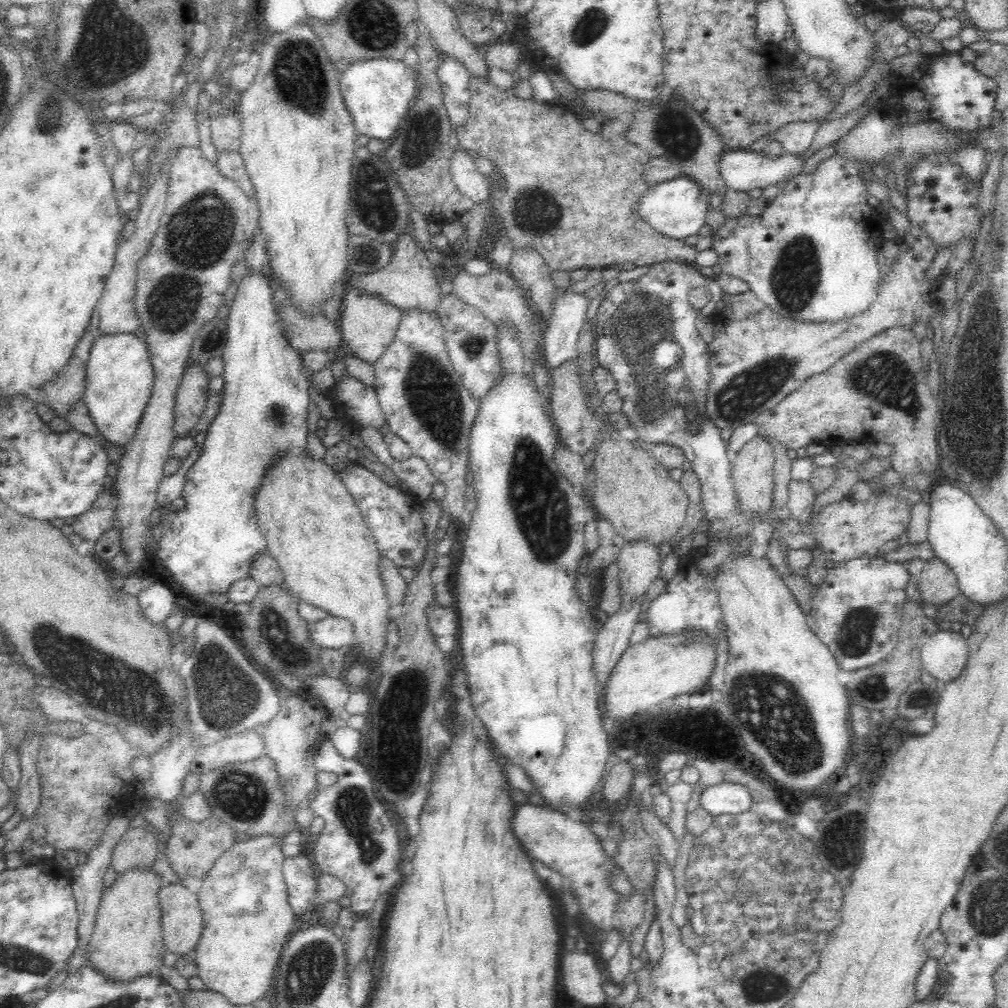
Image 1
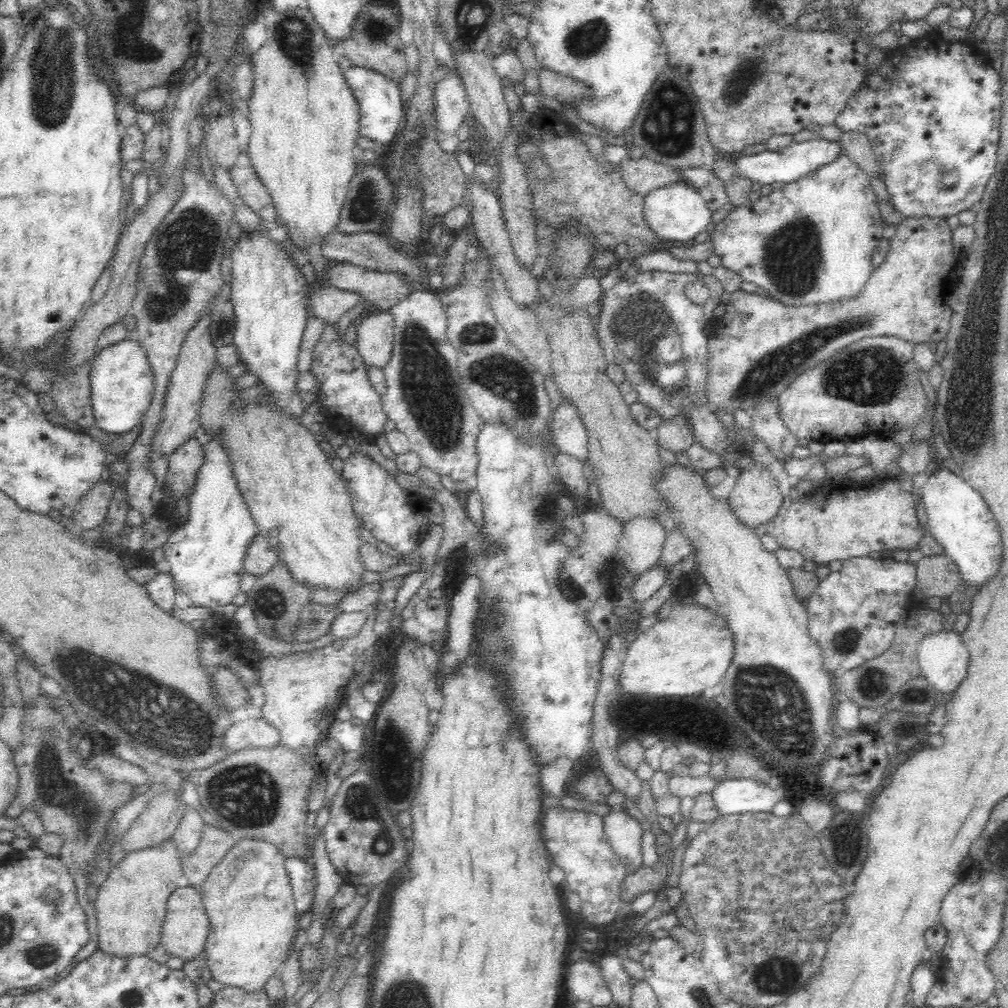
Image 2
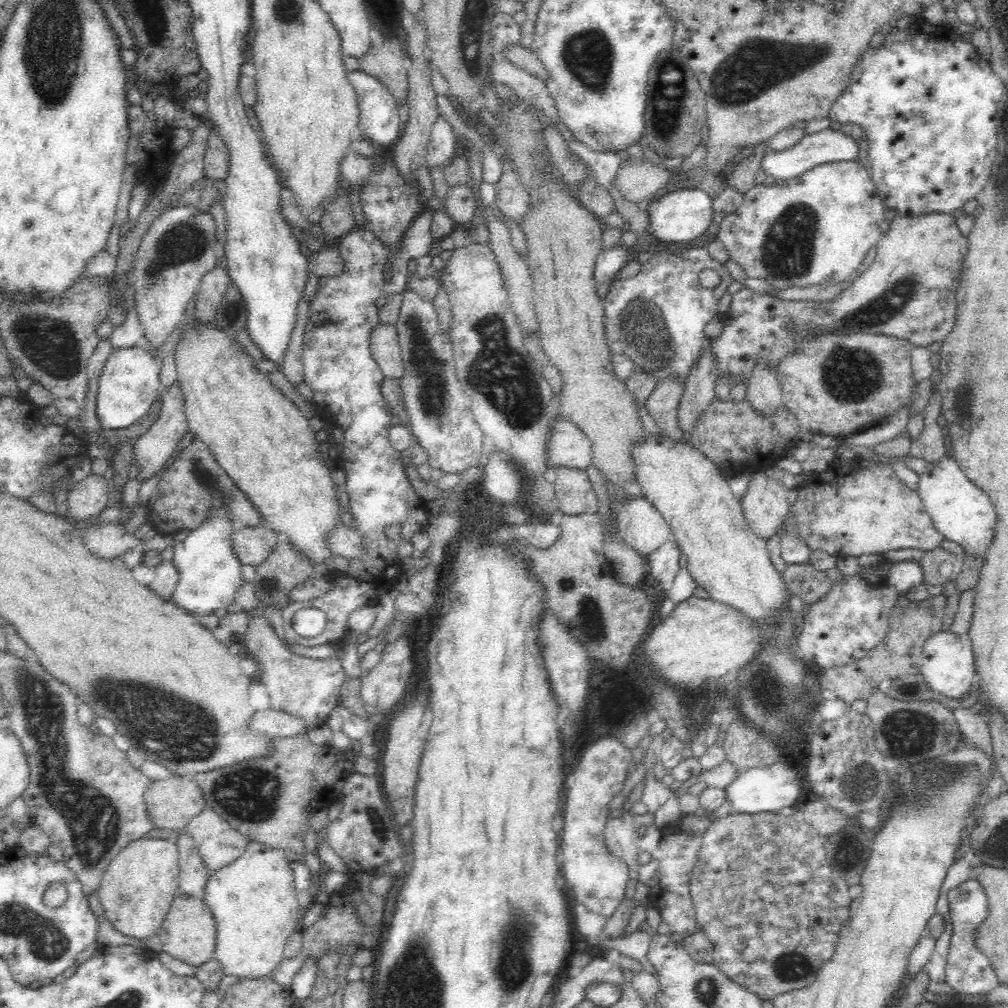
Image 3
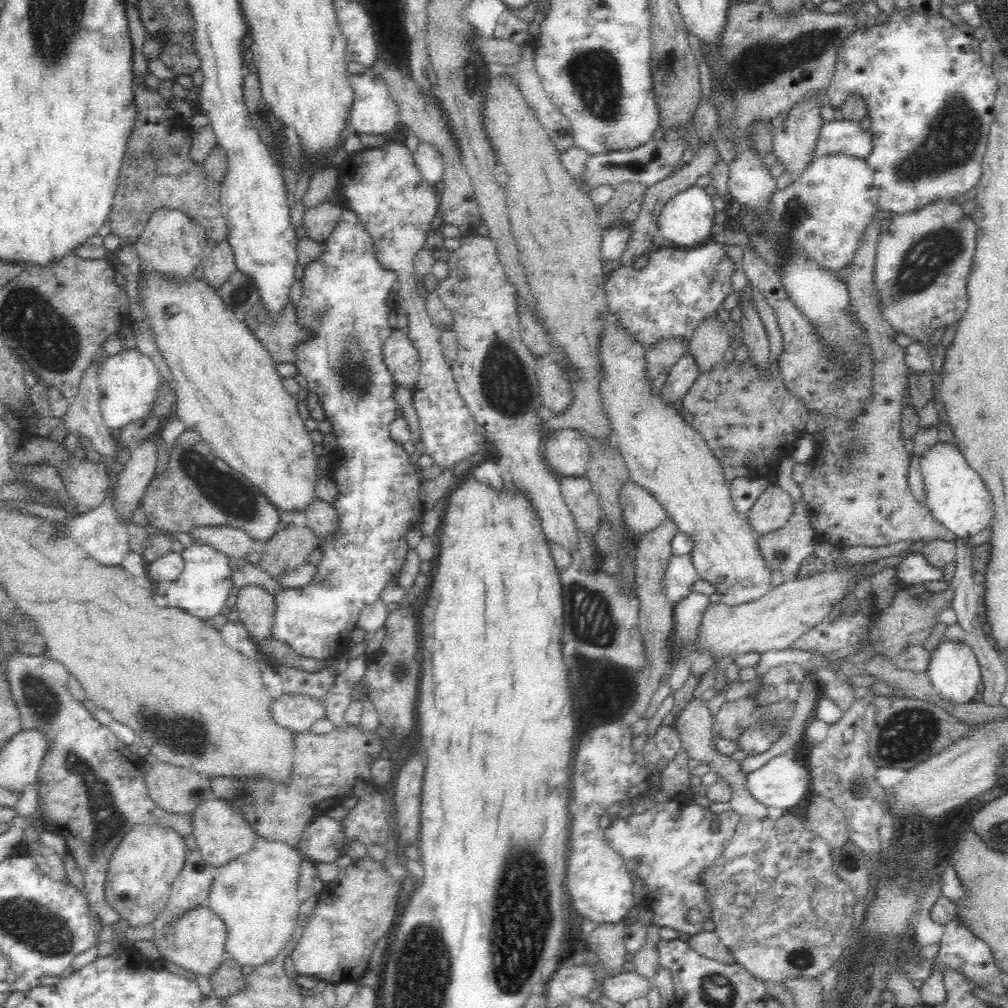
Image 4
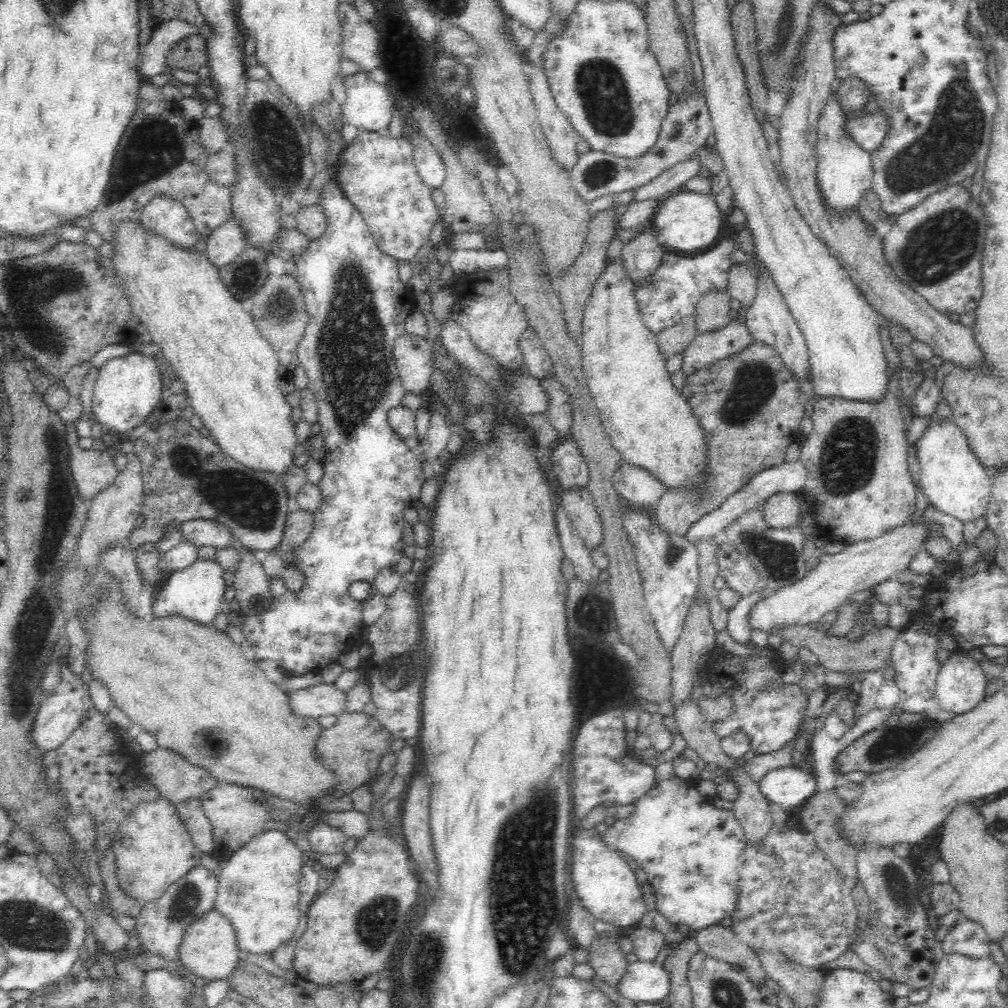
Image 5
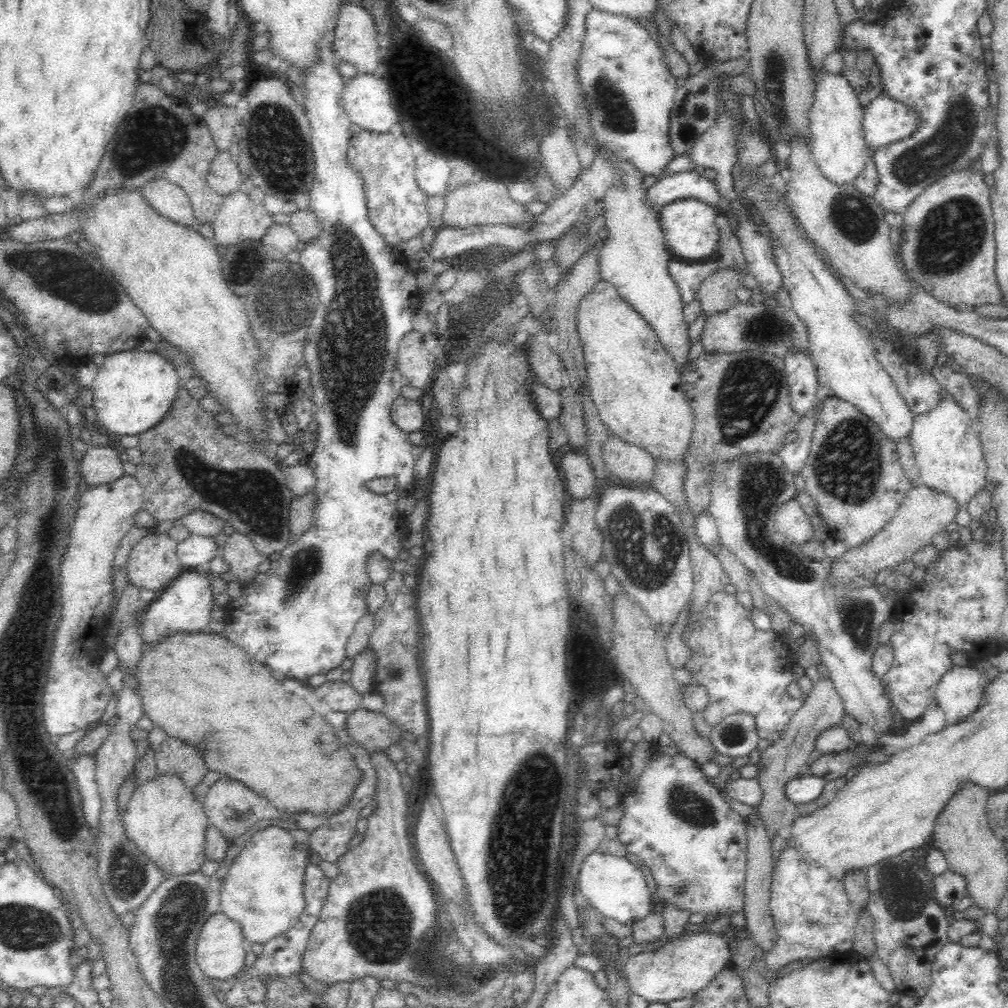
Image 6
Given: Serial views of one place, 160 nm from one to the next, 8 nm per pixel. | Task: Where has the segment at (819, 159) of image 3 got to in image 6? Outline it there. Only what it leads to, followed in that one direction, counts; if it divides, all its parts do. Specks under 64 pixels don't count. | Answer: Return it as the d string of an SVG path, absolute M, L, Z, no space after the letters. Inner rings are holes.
M880 95L863 109L862 131L866 145L870 149L893 144L912 135L919 126L917 113L907 108L902 102L895 102L890 96Z

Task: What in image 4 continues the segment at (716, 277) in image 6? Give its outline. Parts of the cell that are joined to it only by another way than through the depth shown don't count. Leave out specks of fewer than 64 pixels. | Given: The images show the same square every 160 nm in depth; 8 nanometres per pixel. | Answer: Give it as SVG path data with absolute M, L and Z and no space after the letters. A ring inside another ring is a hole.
M714 316L702 321L689 340L688 354L694 357L699 374L710 374L724 358L729 333L726 325Z

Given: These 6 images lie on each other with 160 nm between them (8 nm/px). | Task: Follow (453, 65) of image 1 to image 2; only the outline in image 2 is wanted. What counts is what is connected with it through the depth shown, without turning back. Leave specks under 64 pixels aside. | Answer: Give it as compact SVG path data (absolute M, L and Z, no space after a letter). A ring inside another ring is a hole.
M448 65L448 72L444 74L444 78L437 83L436 87L436 138L441 150L448 153L454 153L458 148L462 147L458 139L458 133L464 120L471 119L470 102L468 101L468 93L462 76L453 67Z

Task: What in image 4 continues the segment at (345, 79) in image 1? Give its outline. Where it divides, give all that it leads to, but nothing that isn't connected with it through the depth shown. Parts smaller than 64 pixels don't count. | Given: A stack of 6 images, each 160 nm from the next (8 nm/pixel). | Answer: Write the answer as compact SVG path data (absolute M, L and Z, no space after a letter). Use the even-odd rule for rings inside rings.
M376 72L349 73L354 90L354 104L348 118L348 128L358 136L390 134L398 124L397 105L386 82Z

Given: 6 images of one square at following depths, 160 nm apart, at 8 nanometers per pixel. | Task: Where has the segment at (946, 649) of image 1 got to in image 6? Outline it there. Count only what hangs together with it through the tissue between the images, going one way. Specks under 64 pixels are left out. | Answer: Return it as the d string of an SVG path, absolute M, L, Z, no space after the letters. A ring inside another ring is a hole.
M953 665L934 690L937 705L946 713L947 724L956 724L973 714L988 685L983 670Z

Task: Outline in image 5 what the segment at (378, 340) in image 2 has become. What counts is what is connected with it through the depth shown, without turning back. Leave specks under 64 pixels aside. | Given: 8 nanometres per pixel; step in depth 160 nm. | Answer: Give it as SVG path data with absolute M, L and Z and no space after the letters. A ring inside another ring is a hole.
M401 334L392 344L392 354L405 392L421 395L429 390L432 351L423 336Z

